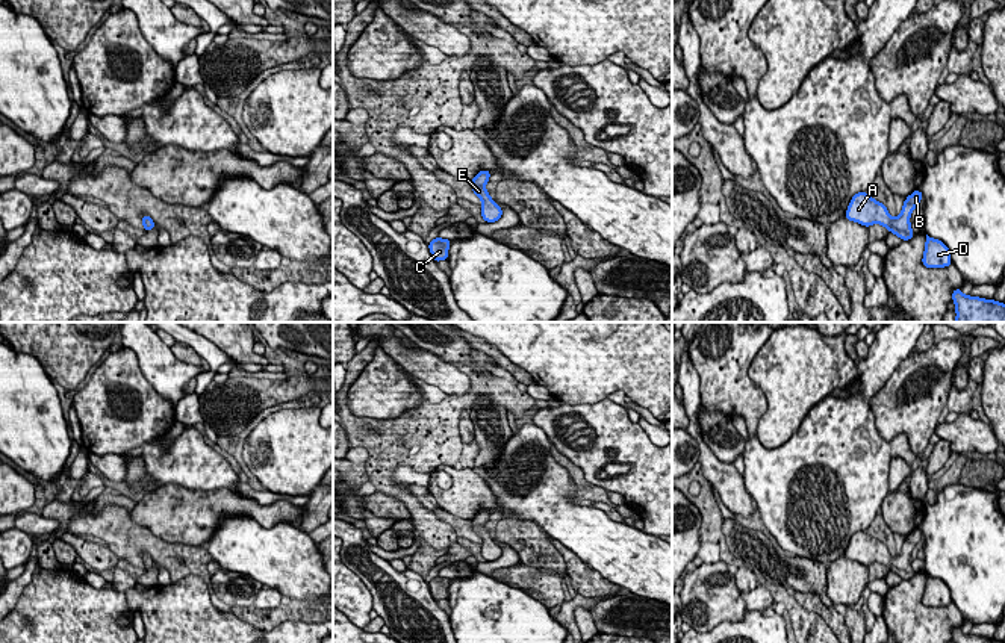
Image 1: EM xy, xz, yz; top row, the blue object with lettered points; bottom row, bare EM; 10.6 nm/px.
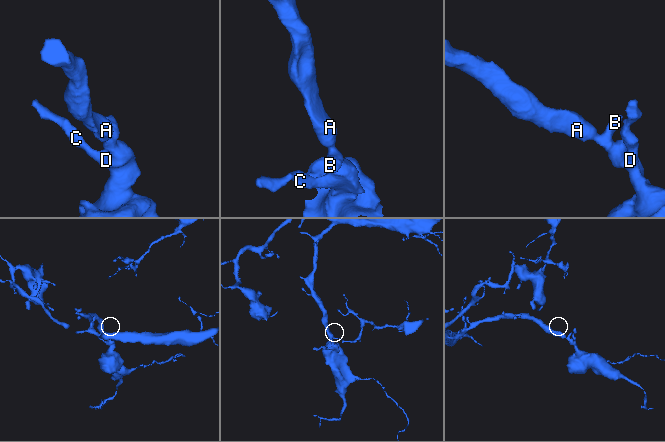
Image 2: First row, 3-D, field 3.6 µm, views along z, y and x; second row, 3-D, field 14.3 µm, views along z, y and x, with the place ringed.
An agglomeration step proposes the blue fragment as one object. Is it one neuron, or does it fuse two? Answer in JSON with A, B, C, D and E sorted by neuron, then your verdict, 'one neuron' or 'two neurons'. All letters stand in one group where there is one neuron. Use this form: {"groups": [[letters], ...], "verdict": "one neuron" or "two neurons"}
{"groups": [["A", "B", "C", "D", "E"]], "verdict": "one neuron"}

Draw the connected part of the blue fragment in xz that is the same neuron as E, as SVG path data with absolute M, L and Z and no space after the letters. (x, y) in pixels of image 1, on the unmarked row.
M480 510L472 519L472 530L474 533L483 540L481 543L481 555L486 561L495 561L501 557L502 549L495 540L490 537L489 531L486 530L486 522L489 520L490 510Z

